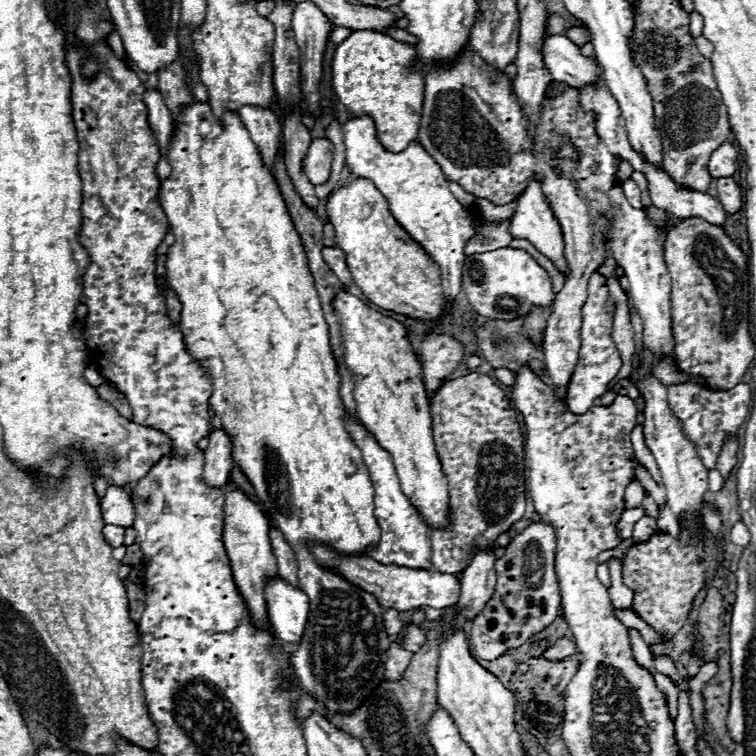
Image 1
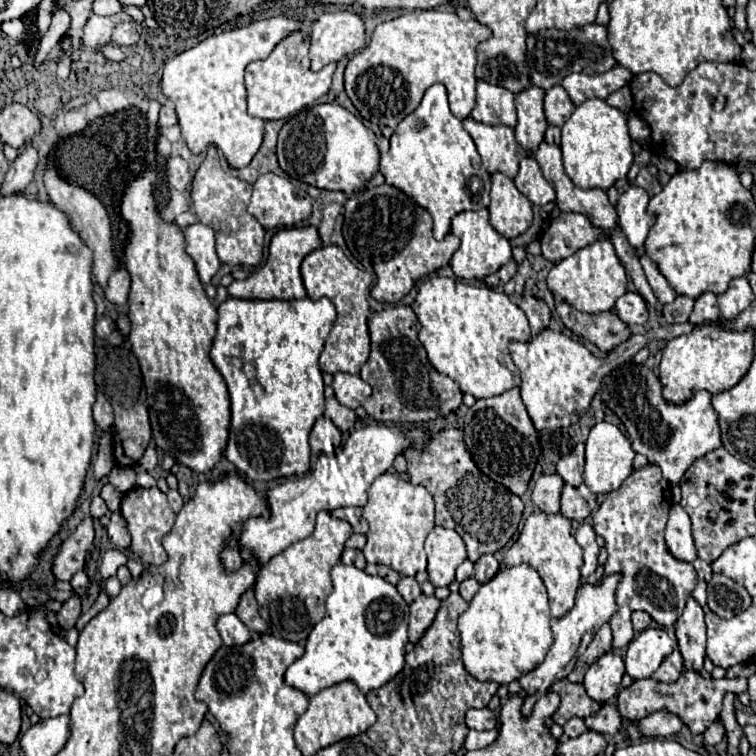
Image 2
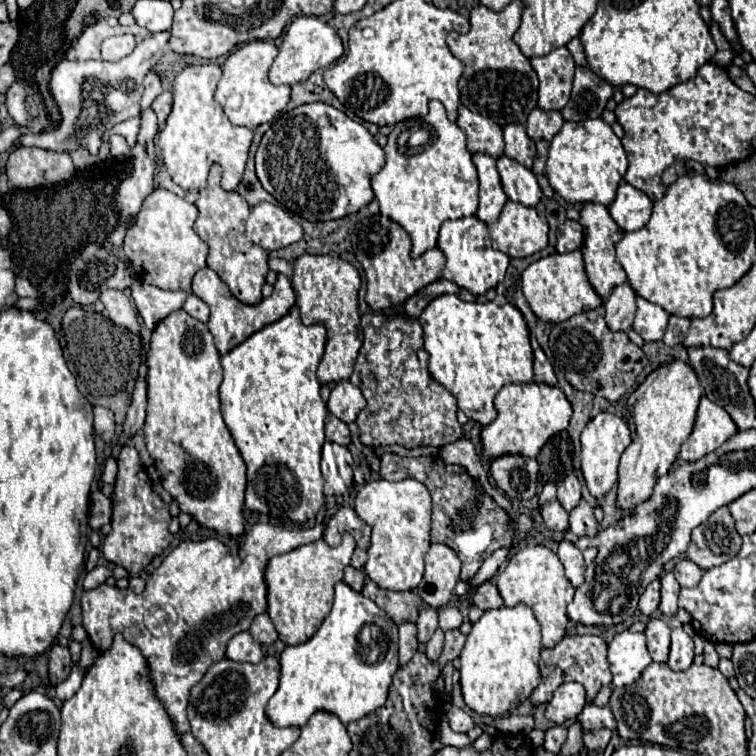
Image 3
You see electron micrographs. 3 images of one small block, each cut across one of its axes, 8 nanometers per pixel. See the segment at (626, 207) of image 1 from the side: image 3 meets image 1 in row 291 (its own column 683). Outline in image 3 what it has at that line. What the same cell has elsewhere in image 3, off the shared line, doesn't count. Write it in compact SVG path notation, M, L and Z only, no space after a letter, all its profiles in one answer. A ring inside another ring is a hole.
M682 628L672 630L672 644L670 644L670 658L668 666L672 670L688 670L694 660L694 642Z

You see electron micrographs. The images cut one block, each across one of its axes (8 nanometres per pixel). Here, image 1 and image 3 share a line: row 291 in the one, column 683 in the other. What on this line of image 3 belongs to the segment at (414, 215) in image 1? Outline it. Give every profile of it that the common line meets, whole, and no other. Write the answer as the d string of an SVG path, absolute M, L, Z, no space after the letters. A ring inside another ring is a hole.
M702 396L694 430L690 438L680 446L680 458L690 462L700 460L702 456L720 448L736 432L738 428L730 414L708 396Z

